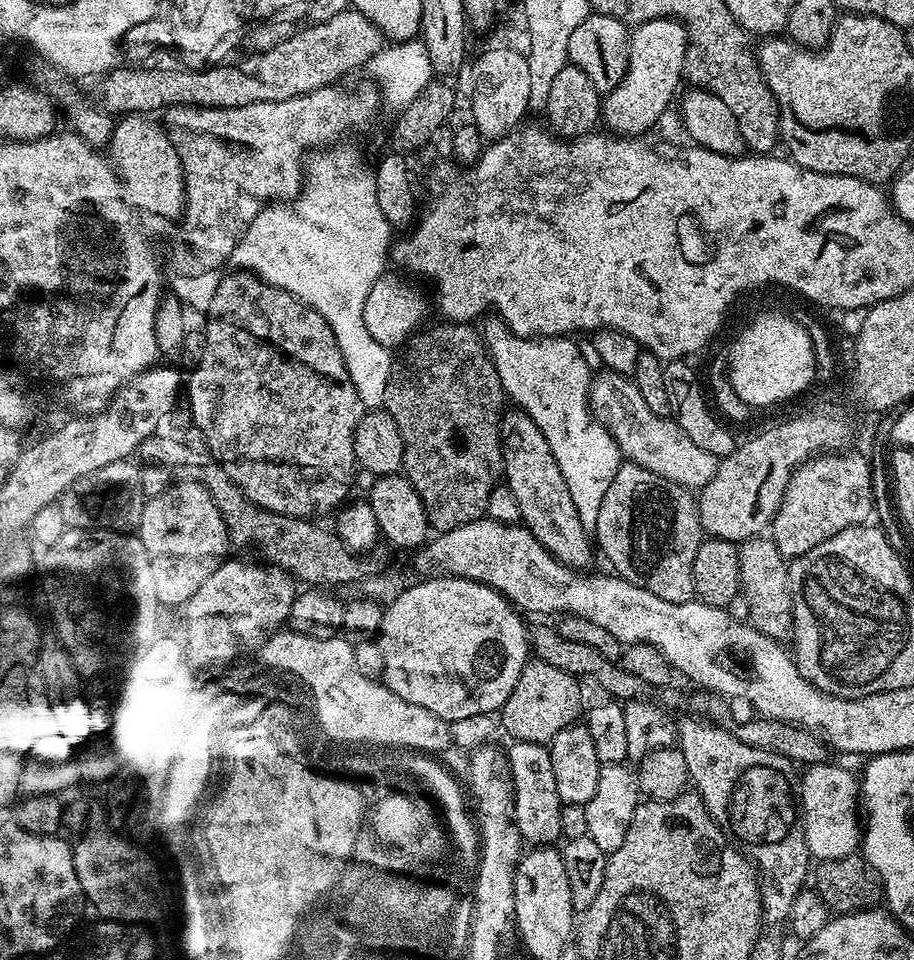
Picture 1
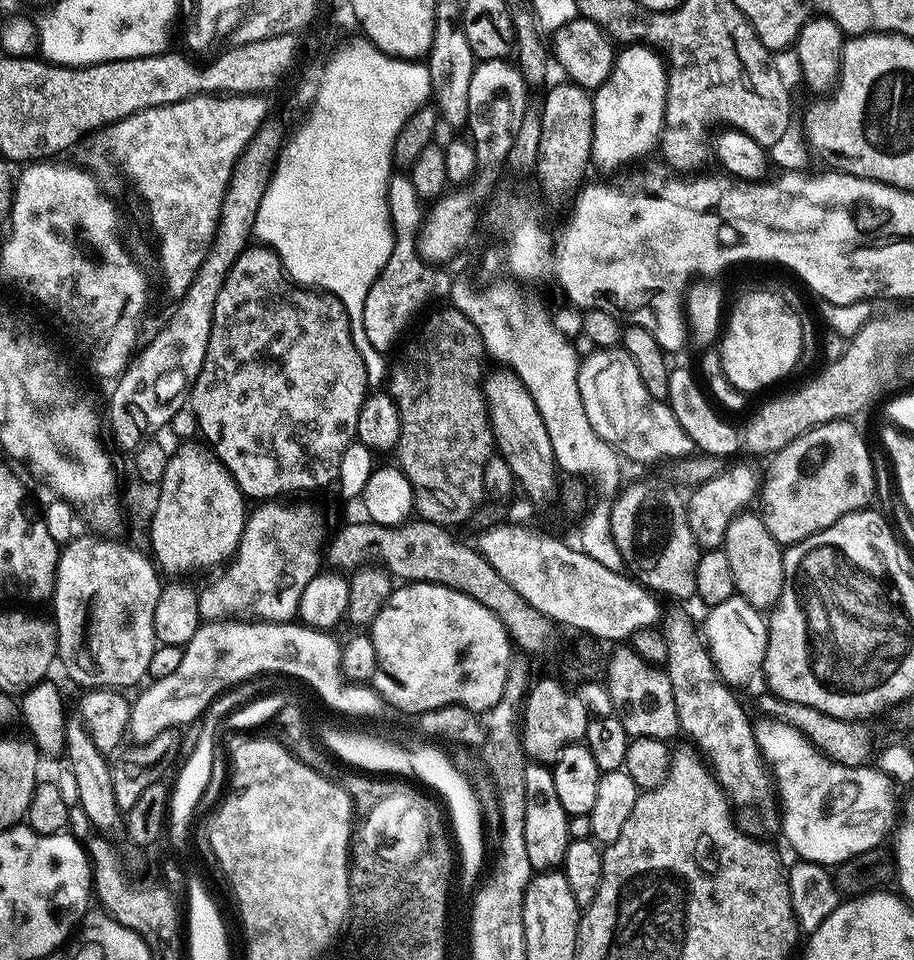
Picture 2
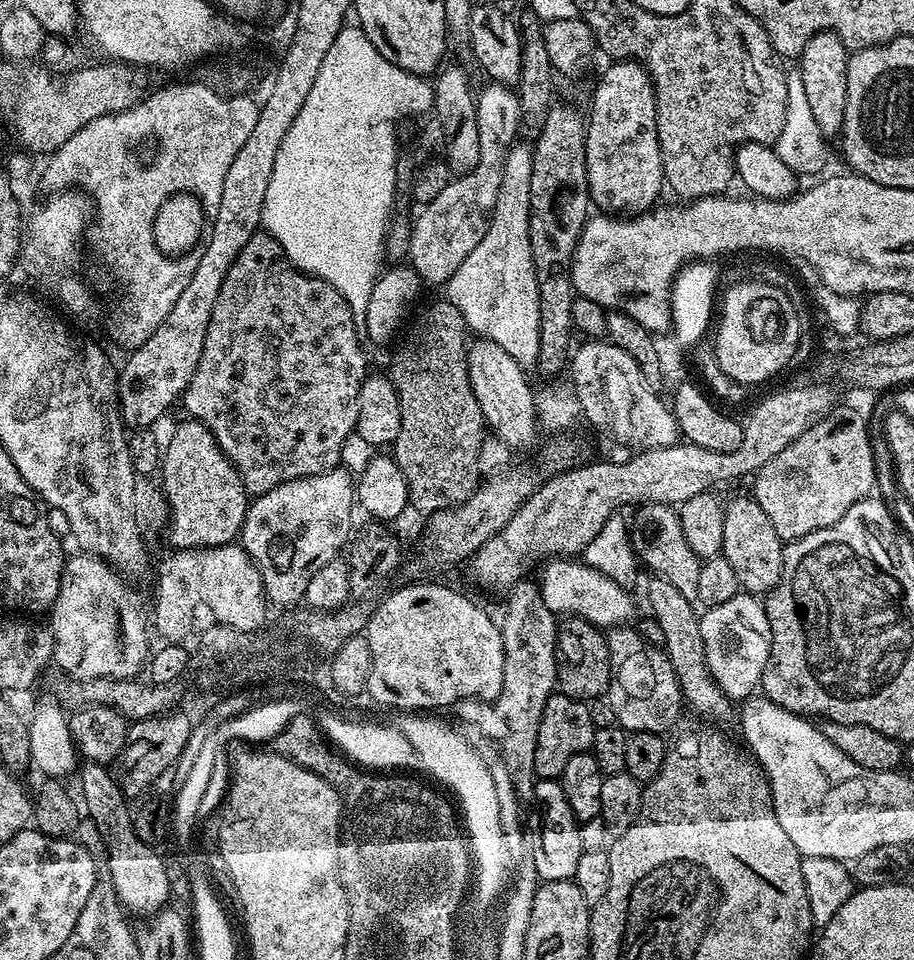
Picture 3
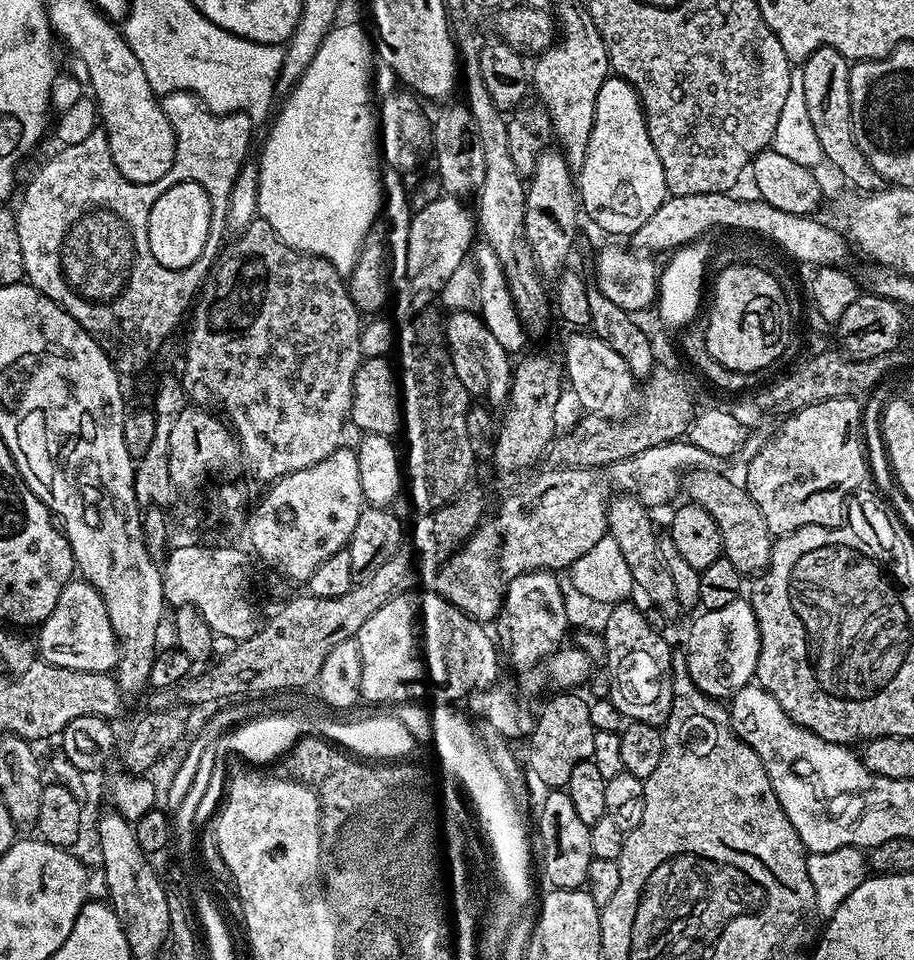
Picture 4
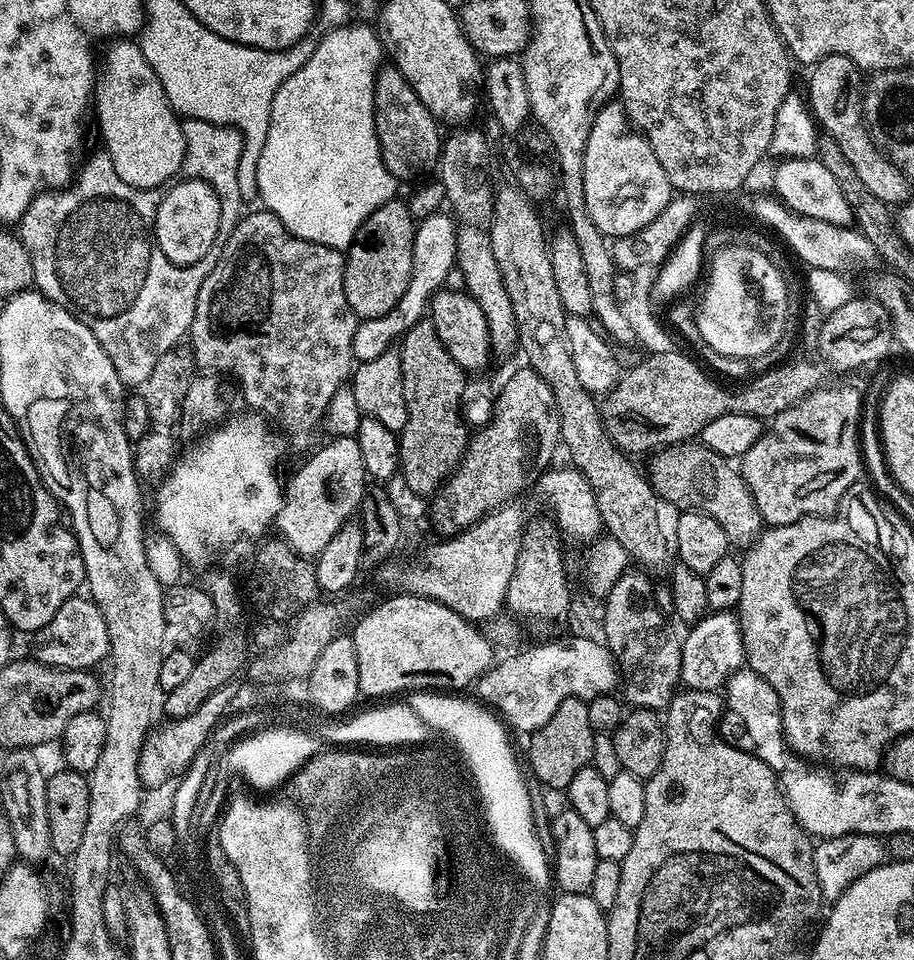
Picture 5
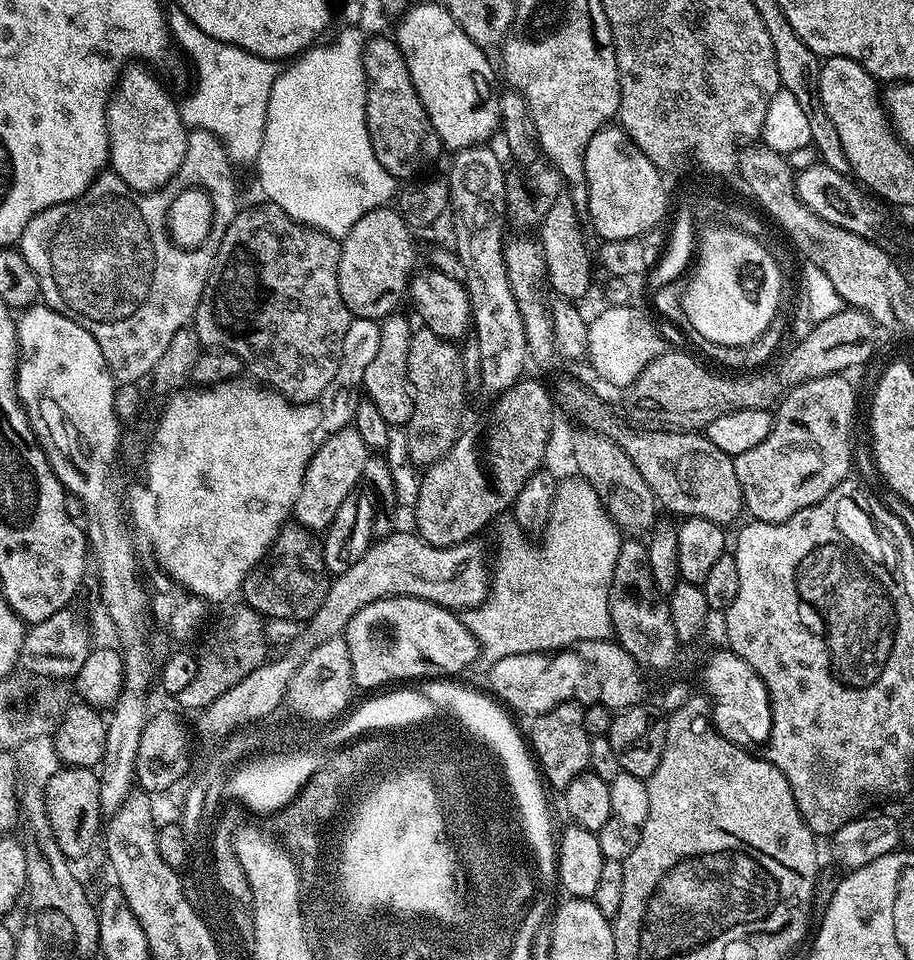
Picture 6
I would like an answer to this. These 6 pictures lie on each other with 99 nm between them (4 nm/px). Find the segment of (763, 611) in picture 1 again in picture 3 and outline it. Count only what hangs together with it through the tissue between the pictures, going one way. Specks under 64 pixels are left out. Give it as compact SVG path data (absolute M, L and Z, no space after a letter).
M751 495L727 501L724 509L724 552L730 566L738 574L738 582L745 593L768 594L776 587L784 569L782 541L774 530L774 522L766 518L766 510Z

